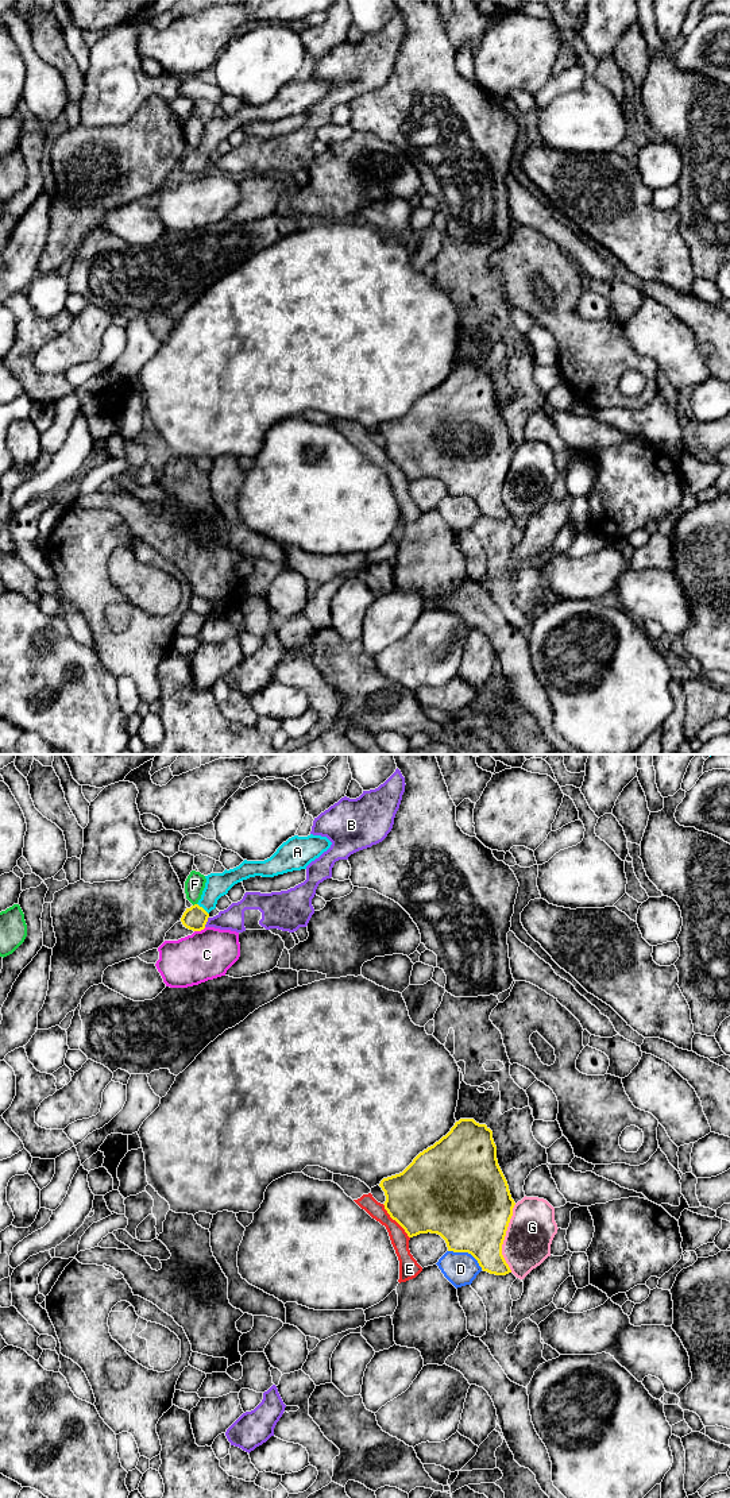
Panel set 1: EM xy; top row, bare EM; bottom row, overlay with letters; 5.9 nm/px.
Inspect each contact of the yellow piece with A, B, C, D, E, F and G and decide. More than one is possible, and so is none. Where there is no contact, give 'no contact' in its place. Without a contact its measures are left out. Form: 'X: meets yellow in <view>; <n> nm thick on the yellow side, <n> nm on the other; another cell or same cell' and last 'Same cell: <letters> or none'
A: meets yellow in xy; 140 nm thick on the yellow side, 140 nm on the other; same cell
B: meets yellow in xy; 140 nm thick on the yellow side, 140 nm on the other; another cell
C: meets yellow in xy; 140 nm thick on the yellow side, 300 nm on the other; another cell
D: meets yellow in xy; 480 nm thick on the yellow side, 200 nm on the other; another cell
E: meets yellow in xy; 440 nm thick on the yellow side, 110 nm on the other; another cell
F: meets yellow in xy; 140 nm thick on the yellow side, 120 nm on the other; another cell
G: meets yellow in xy; 480 nm thick on the yellow side, 280 nm on the other; another cell
Same cell: A

